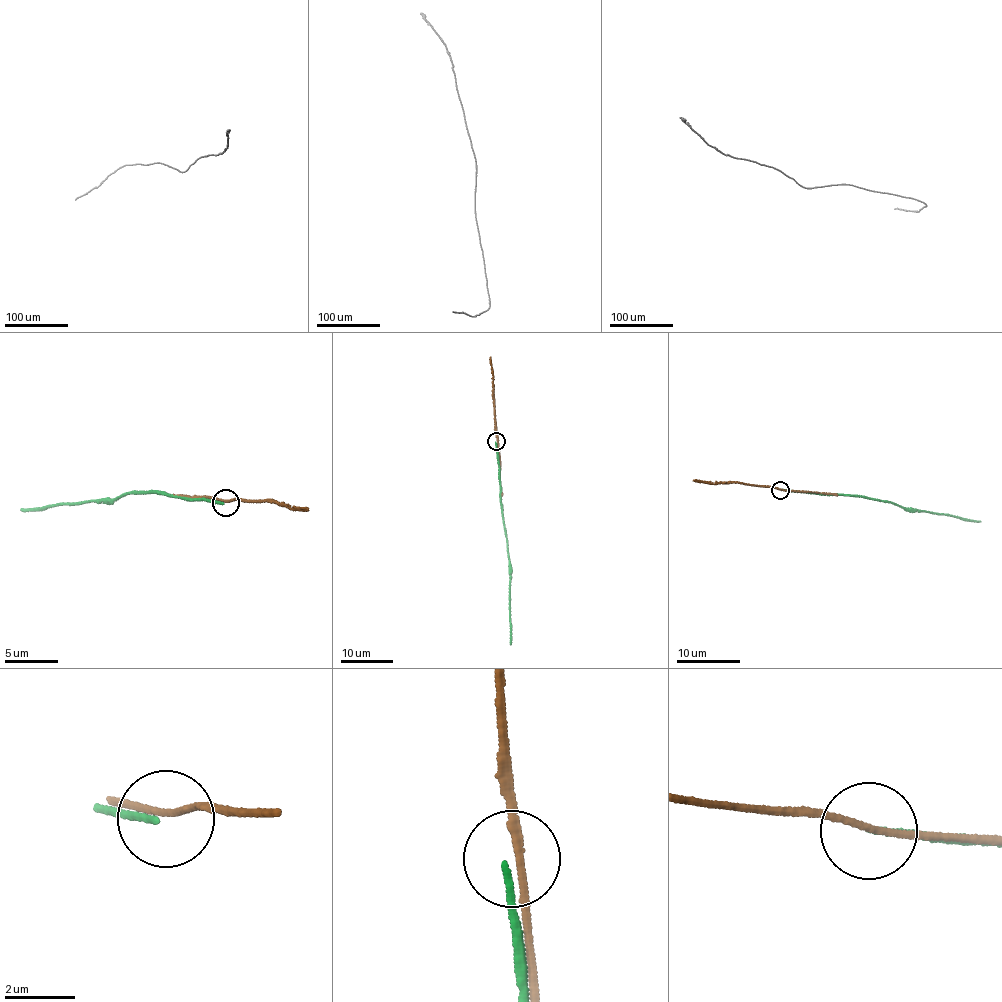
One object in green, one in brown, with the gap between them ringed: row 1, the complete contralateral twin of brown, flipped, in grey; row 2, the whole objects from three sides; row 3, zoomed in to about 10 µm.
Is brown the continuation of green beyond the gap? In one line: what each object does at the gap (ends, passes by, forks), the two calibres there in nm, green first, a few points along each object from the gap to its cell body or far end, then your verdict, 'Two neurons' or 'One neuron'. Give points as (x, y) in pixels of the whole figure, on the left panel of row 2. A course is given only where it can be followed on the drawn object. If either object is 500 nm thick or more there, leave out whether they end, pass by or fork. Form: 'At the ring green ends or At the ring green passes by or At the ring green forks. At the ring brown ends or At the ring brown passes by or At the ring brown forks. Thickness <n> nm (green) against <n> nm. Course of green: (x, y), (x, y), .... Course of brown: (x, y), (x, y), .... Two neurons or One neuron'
At the ring green ends. At the ring brown passes by. Thickness 160 nm (green) against 200 nm. Course of green: (224, 503), (156, 489), (133, 490), (111, 499), (21, 509). Course of brown: (228, 502), (267, 500), (292, 511), (308, 509). Two neurons

